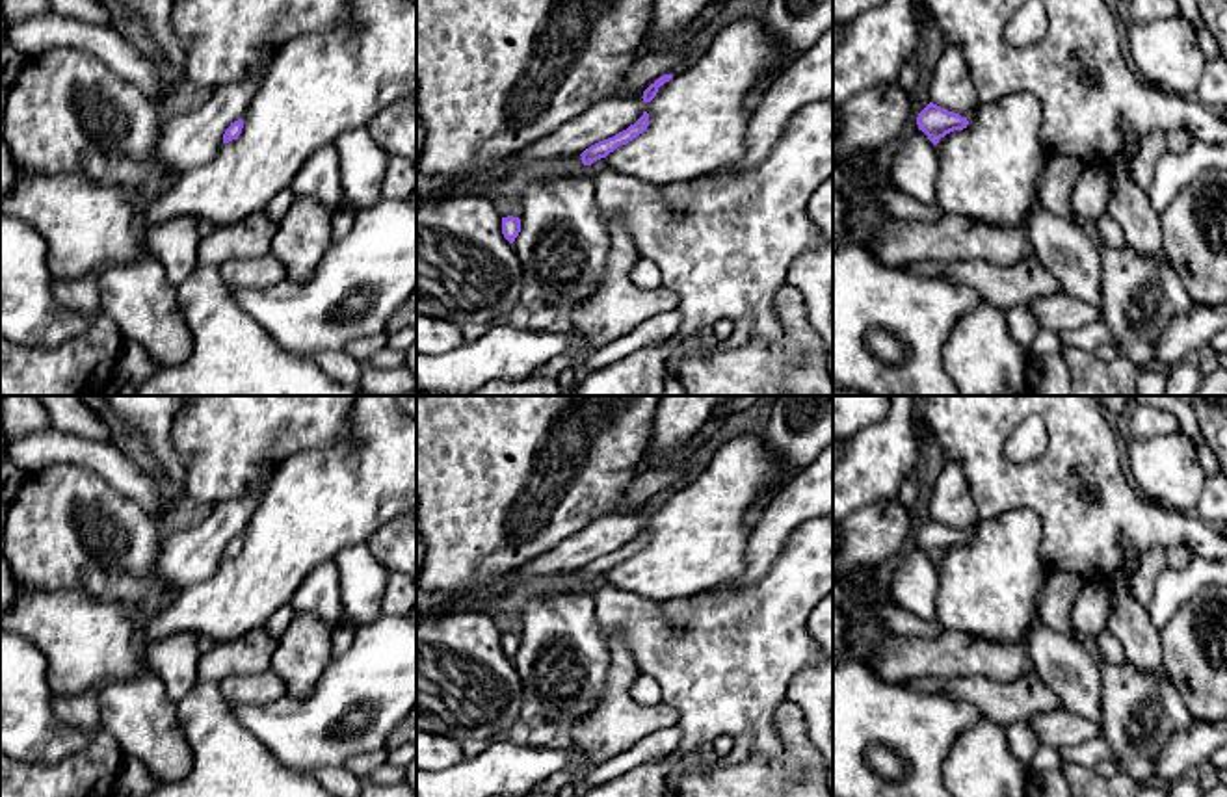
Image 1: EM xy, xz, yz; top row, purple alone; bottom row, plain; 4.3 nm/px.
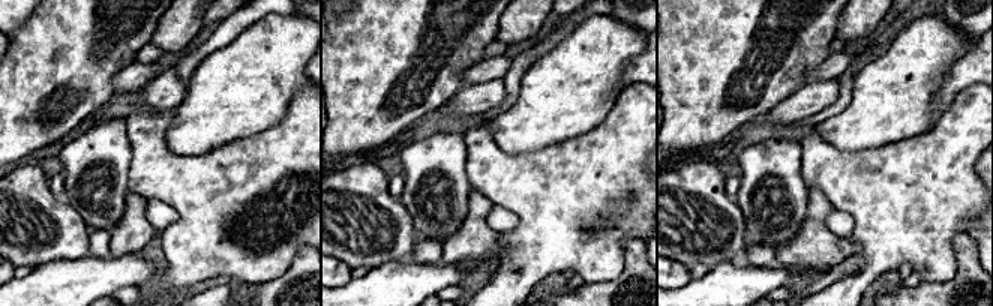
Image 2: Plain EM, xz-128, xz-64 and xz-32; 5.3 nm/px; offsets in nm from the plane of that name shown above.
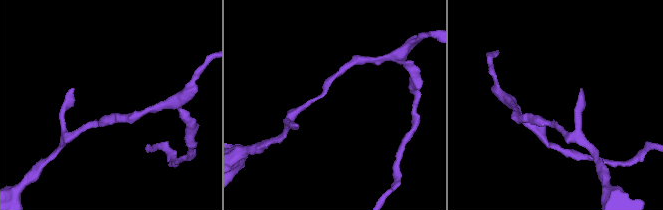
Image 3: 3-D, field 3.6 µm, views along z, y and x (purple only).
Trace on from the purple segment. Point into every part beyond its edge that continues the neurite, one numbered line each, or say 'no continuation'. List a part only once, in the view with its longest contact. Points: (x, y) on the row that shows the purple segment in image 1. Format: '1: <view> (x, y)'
no continuation

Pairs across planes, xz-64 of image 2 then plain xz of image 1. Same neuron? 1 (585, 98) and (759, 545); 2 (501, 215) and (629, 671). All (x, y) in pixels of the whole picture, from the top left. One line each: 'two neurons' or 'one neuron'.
1: two neurons
2: two neurons

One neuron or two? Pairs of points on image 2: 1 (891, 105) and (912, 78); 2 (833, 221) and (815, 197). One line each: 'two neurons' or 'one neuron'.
1: one neuron
2: two neurons

